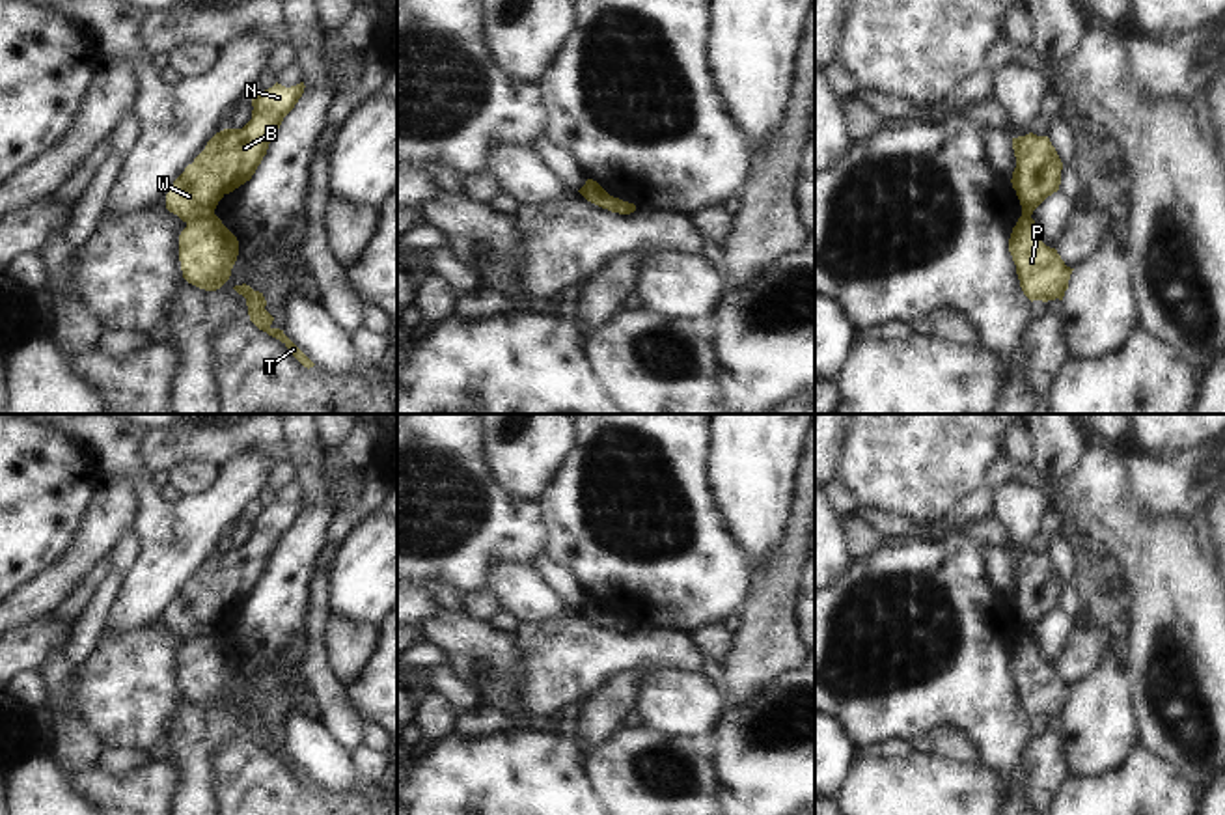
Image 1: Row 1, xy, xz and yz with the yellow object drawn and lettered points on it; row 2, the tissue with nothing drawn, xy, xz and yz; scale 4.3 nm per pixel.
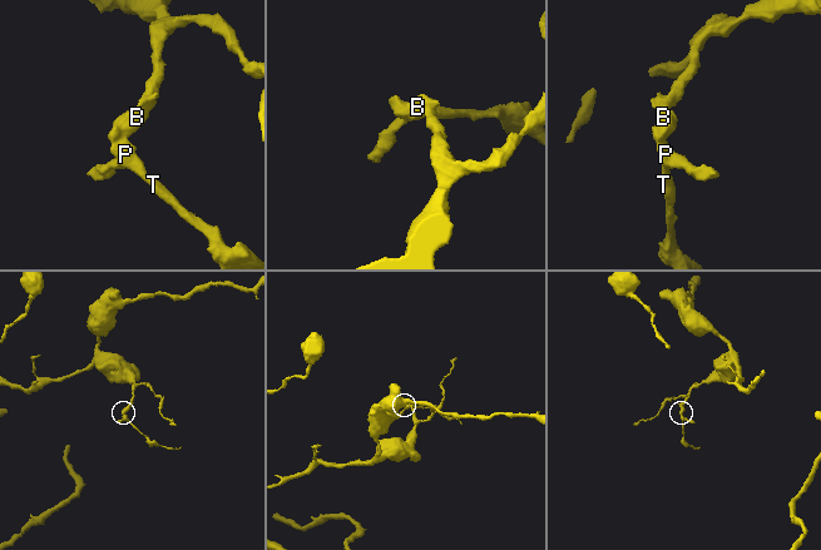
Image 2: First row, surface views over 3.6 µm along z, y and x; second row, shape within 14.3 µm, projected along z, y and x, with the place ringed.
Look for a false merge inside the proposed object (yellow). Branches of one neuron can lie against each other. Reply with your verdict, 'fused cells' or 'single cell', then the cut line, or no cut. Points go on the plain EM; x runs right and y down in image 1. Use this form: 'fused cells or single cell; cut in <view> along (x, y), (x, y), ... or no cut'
fused cells; cut in xy along (215, 633), (194, 636), (187, 642)

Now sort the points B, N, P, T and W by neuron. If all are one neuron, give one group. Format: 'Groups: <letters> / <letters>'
Groups: B N W / P T.

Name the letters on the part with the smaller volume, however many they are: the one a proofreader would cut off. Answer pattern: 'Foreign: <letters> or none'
Foreign: P, T

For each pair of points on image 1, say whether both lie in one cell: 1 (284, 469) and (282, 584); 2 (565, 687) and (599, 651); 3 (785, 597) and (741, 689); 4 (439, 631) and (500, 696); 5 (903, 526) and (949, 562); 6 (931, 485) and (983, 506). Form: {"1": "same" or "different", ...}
{"1": "different", "2": "same", "3": "same", "4": "same", "5": "different", "6": "different"}

